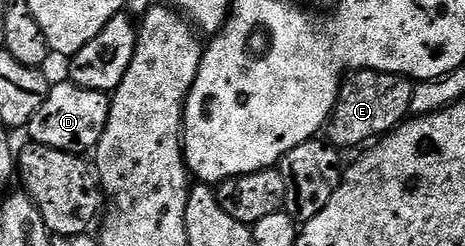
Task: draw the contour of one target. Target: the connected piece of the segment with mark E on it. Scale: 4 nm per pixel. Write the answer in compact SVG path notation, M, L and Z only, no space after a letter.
M373 69L353 72L341 84L336 106L328 117L327 144L345 151L344 149L352 149L355 145L367 146L384 134L391 133L397 125L404 124L412 113L412 87L413 82L409 78L400 77L396 73L383 73Z

